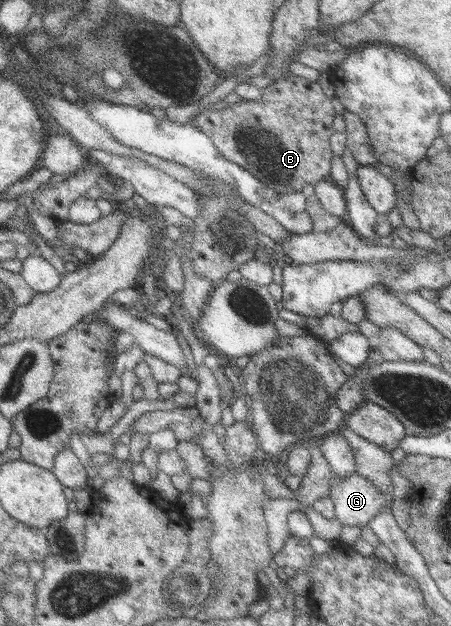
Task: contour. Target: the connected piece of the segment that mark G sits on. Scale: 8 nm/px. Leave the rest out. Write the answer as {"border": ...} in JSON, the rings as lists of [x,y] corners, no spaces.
{"border":[[[357,473],[338,479],[329,497],[334,504],[334,519],[353,528],[365,526],[378,512],[389,507],[382,492]]]}

